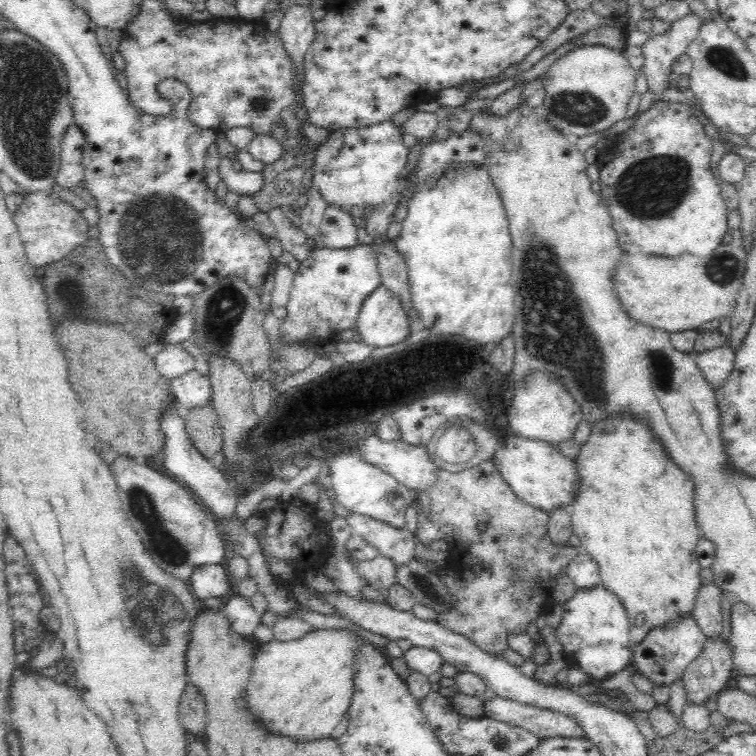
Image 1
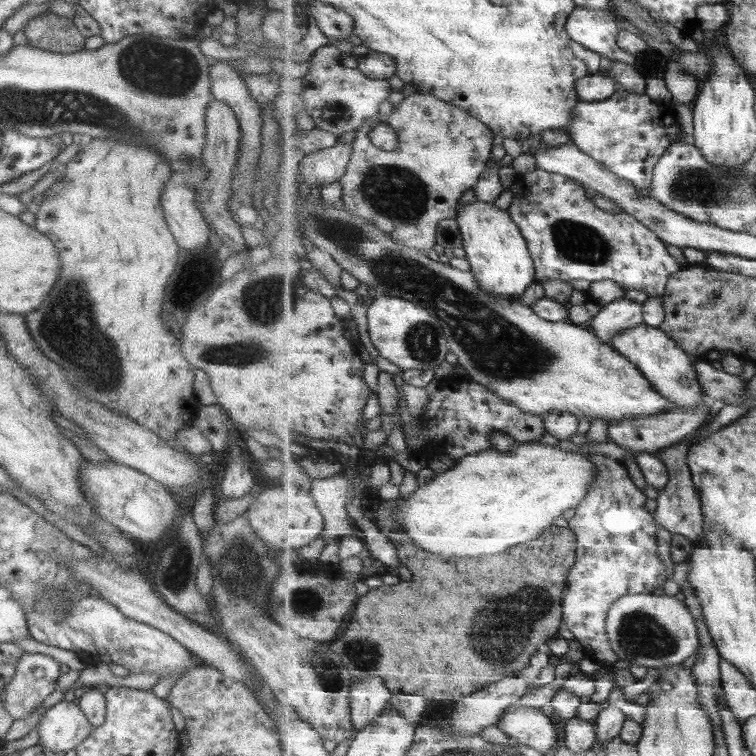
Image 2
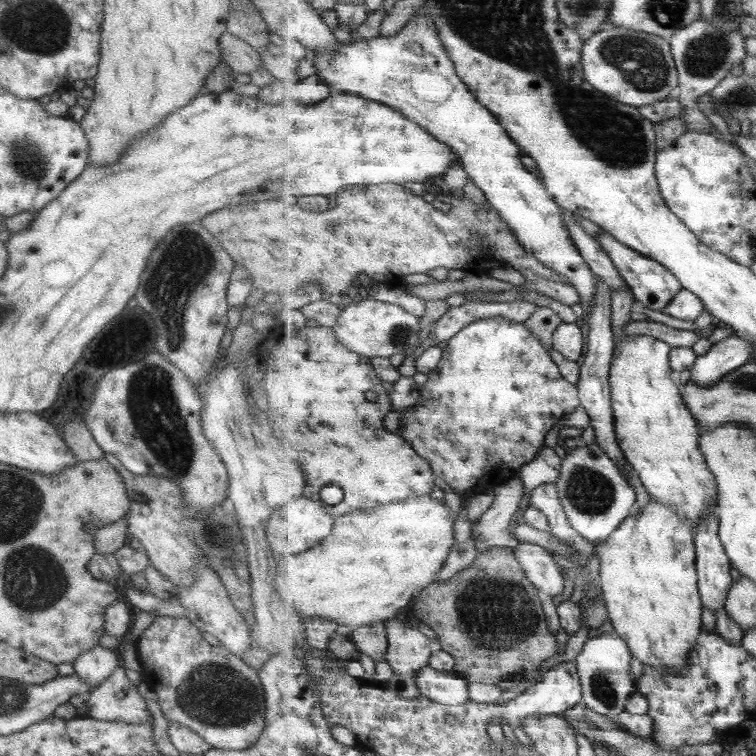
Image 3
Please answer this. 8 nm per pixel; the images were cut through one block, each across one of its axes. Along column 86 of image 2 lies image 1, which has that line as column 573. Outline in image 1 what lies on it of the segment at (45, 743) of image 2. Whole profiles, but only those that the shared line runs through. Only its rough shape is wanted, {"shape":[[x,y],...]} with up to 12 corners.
{"shape":[[502,696],[482,700],[484,717],[540,738],[585,737],[576,719]]}

